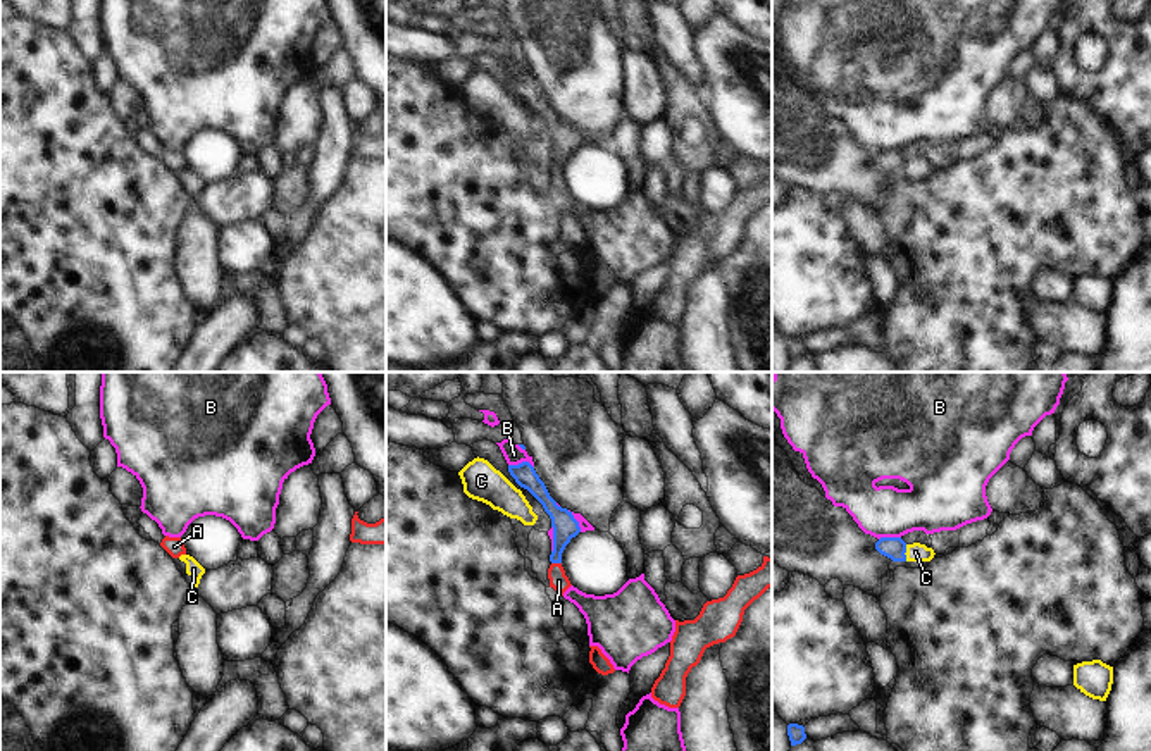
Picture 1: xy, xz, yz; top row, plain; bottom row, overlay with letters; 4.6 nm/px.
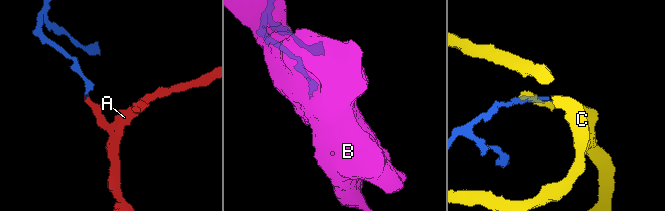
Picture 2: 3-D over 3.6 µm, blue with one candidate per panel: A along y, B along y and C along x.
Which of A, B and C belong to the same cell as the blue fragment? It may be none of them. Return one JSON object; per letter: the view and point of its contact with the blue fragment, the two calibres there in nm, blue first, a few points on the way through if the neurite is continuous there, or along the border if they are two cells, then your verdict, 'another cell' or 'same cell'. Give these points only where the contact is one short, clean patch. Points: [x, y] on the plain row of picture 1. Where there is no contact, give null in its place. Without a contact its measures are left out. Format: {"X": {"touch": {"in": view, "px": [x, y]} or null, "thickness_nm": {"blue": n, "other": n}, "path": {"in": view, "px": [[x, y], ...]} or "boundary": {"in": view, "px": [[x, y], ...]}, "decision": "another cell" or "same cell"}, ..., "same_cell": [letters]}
{"A": {"touch": {"in": "xz", "px": [557, 176]}, "thickness_nm": {"blue": 120, "other": 90}, "path": {"in": "xz", "px": [[564, 138], [557, 176], [559, 195]]}, "decision": "same cell"}, "B": {"touch": {"in": "xz", "px": [521, 78]}, "thickness_nm": {"blue": 110, "other": 90}, "decision": "another cell"}, "C": {"touch": {"in": "yz", "px": [905, 166]}, "thickness_nm": {"blue": 110, "other": 90}, "decision": "another cell"}, "same_cell": ["A"]}

